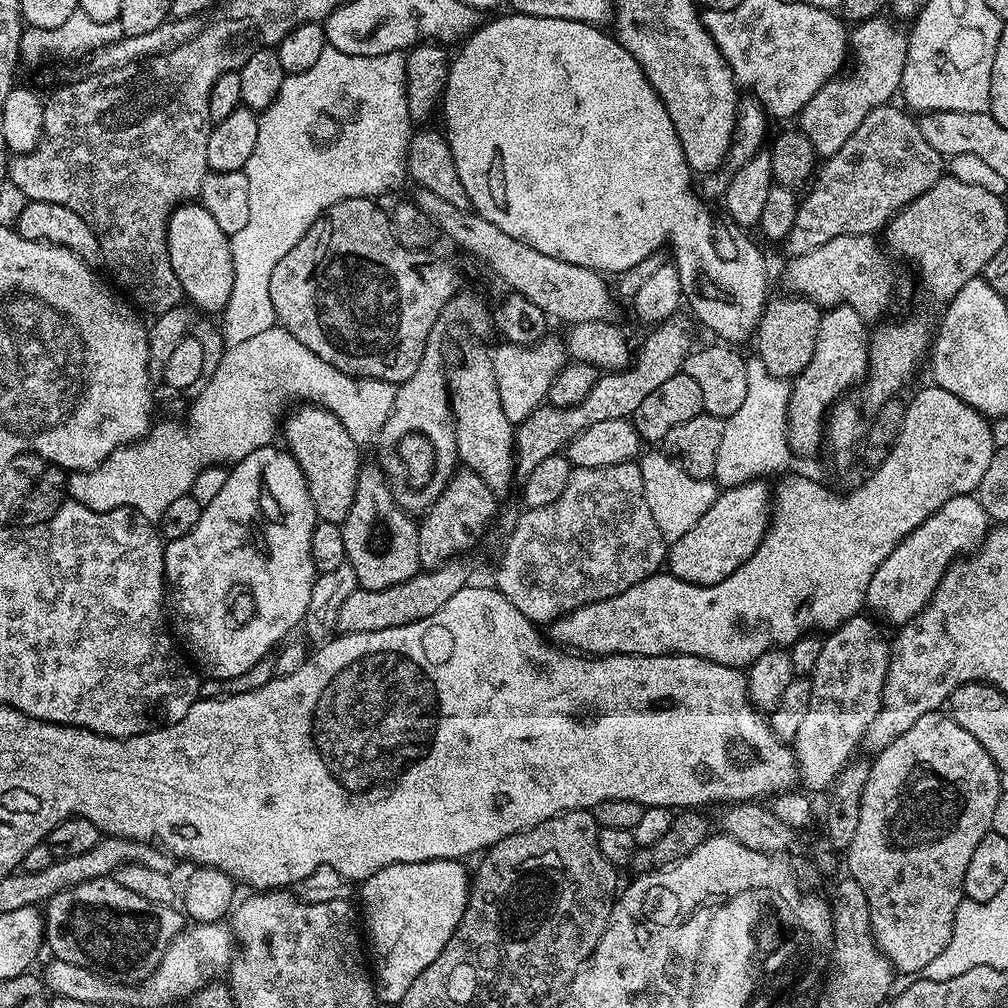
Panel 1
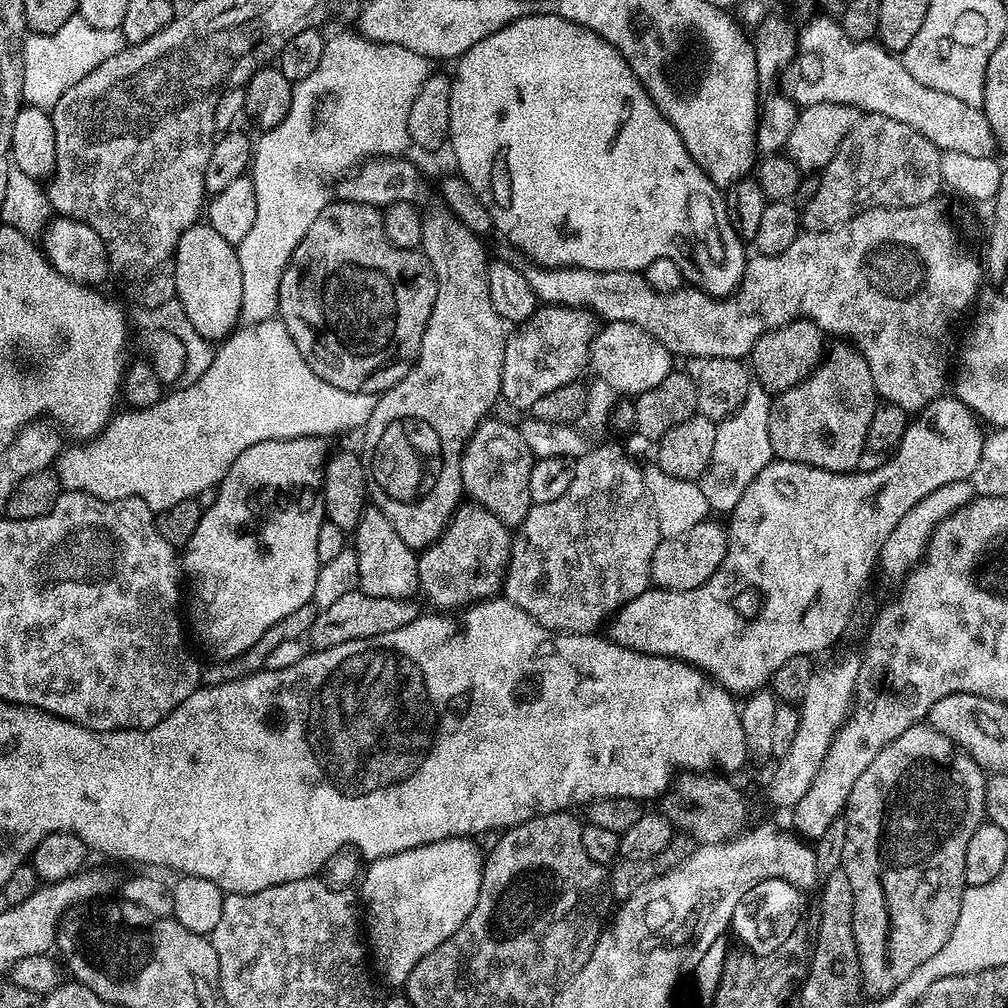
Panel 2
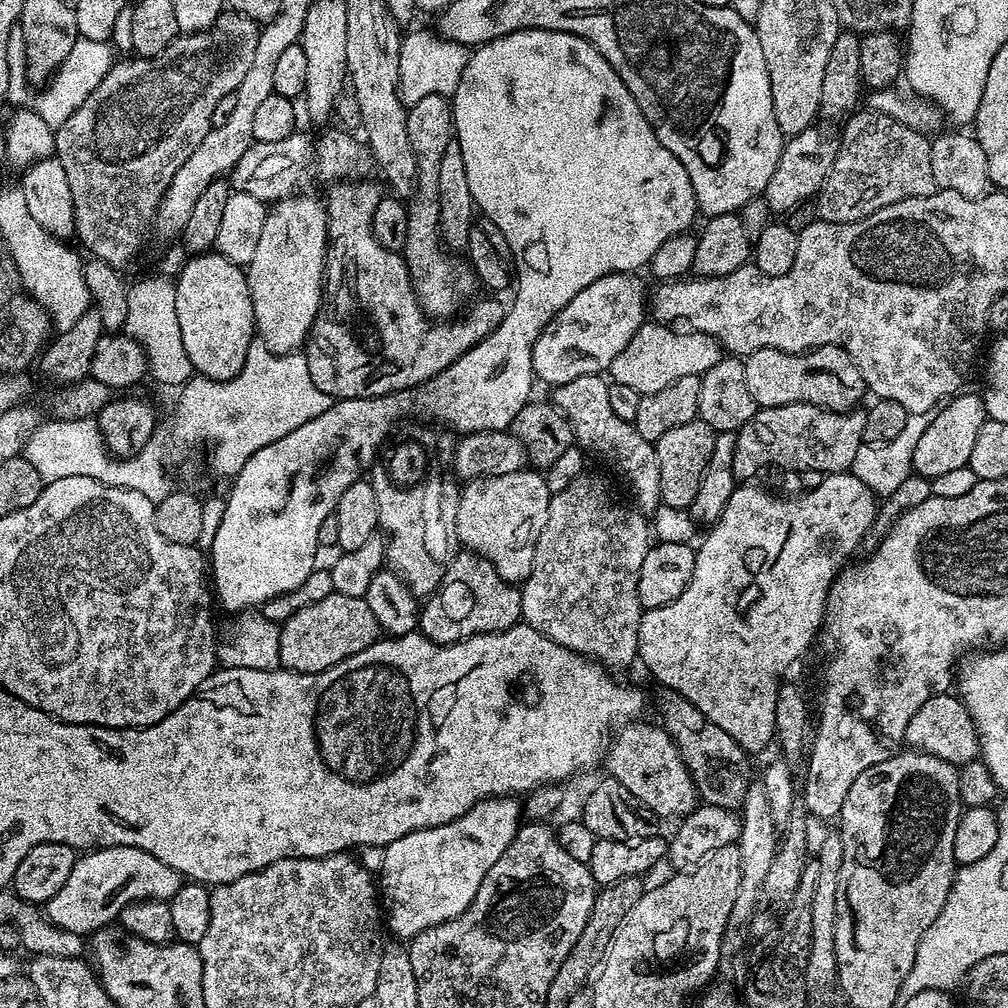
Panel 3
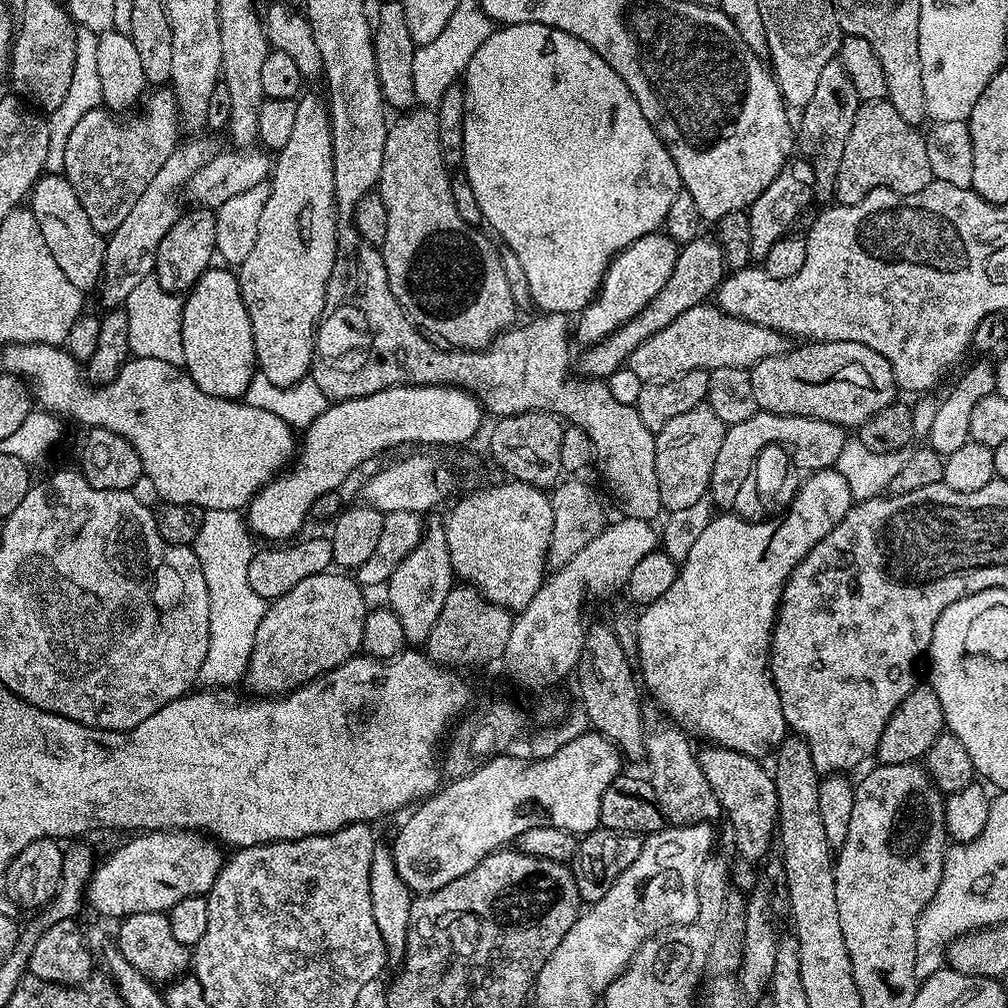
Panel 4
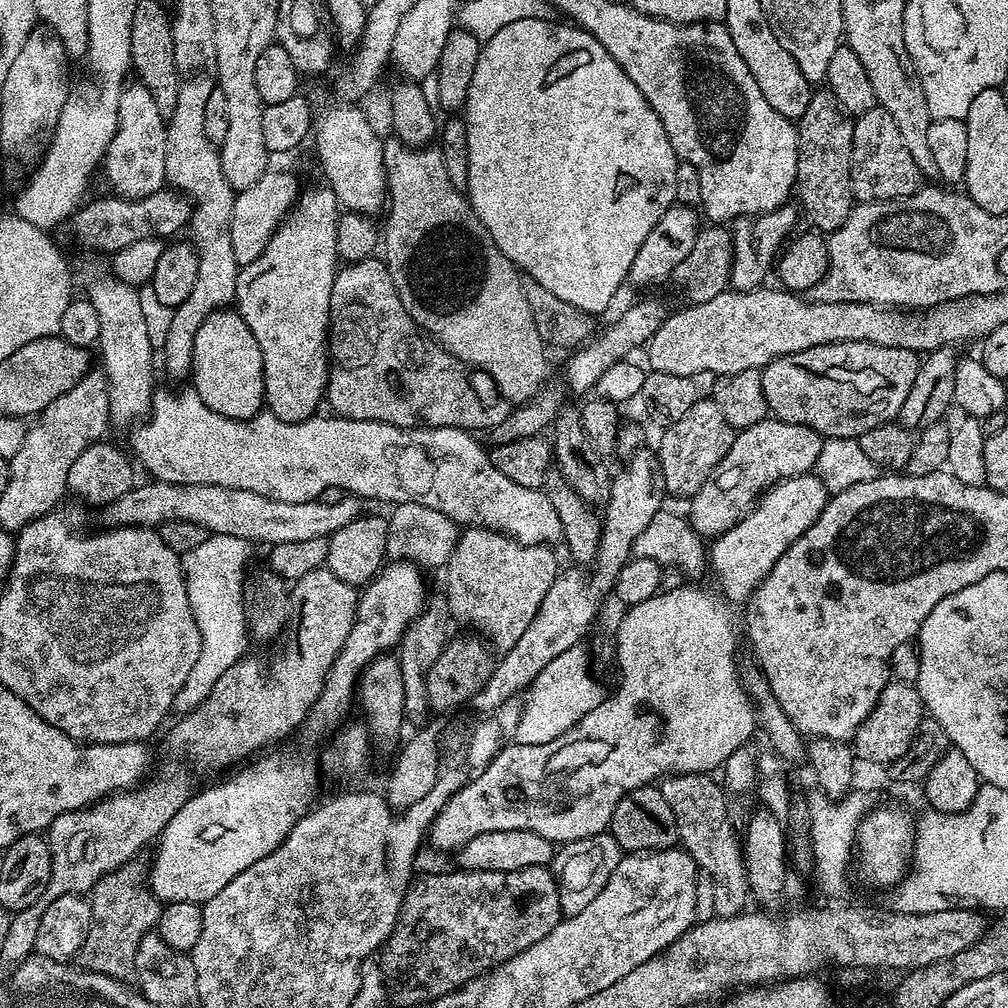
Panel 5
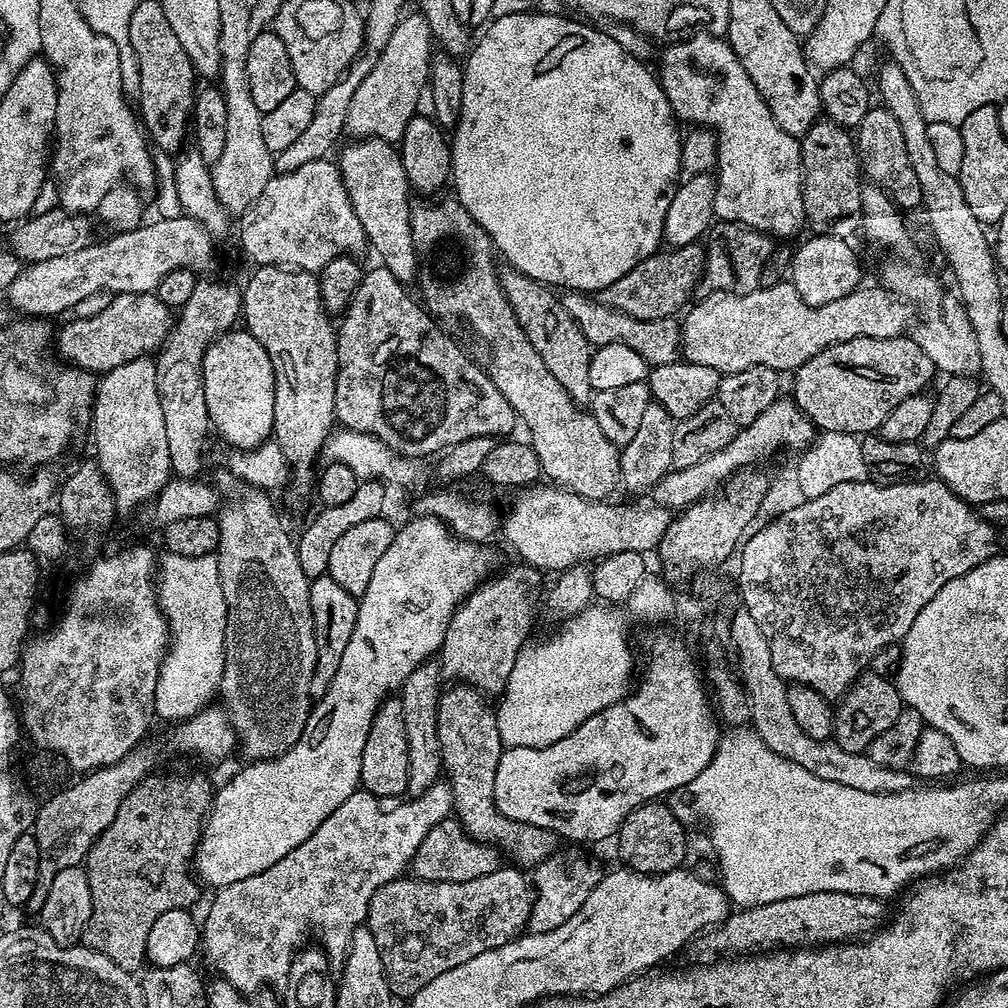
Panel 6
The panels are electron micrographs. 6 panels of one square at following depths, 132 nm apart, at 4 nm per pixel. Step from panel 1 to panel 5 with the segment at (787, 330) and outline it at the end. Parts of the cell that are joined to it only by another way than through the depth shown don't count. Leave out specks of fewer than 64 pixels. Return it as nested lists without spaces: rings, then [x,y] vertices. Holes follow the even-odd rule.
[[[838,342],[814,346],[798,354],[786,354],[770,362],[761,371],[762,394],[766,394],[768,411],[775,419],[791,424],[805,424],[825,438],[859,438],[874,426],[895,421],[900,415],[902,402],[918,378],[921,357],[905,348],[878,346],[870,342]]]

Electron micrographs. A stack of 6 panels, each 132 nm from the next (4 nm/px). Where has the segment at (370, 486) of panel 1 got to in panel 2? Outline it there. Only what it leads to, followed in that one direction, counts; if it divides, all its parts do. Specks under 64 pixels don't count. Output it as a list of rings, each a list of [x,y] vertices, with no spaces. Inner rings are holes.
[[[375,506],[365,508],[364,517],[354,533],[354,539],[354,551],[358,557],[359,591],[374,598],[406,601],[411,601],[412,595],[420,592],[417,553],[410,546],[406,546],[402,538],[398,538],[398,530],[394,530],[390,522],[386,522],[386,514],[382,514]]]

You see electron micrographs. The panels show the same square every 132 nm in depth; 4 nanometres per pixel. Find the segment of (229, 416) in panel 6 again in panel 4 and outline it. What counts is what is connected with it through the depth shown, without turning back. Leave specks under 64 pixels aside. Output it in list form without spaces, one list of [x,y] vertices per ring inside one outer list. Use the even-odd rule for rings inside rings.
[[[224,266],[209,268],[182,301],[182,349],[185,354],[183,367],[189,378],[198,386],[198,390],[214,398],[239,401],[247,393],[250,382],[253,376],[257,375],[258,369],[250,314],[246,314],[246,302],[242,302],[237,273]]]

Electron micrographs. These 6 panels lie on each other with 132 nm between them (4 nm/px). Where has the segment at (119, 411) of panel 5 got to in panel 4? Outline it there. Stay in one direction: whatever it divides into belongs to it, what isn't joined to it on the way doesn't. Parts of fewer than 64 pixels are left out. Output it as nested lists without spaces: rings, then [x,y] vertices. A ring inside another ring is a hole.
[[[60,174],[41,175],[30,193],[30,210],[62,274],[66,274],[66,278],[70,278],[70,282],[74,282],[80,292],[91,293],[91,288],[93,291],[99,285],[100,276],[104,273],[102,262],[106,240],[97,234],[94,226],[90,226],[90,218],[86,218],[86,210],[82,210],[78,194],[74,194],[67,178]]]

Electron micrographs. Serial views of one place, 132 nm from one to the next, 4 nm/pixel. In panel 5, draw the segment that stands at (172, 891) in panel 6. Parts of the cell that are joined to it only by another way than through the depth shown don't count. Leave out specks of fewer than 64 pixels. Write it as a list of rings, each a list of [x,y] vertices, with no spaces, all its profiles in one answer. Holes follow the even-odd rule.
[[[133,862],[116,868],[92,887],[92,921],[86,942],[80,947],[79,967],[125,982],[135,977],[134,958],[138,954],[138,942],[142,942],[142,938],[146,938],[146,934],[157,927],[162,911],[161,901],[146,887],[145,865],[143,868],[139,863]]]

